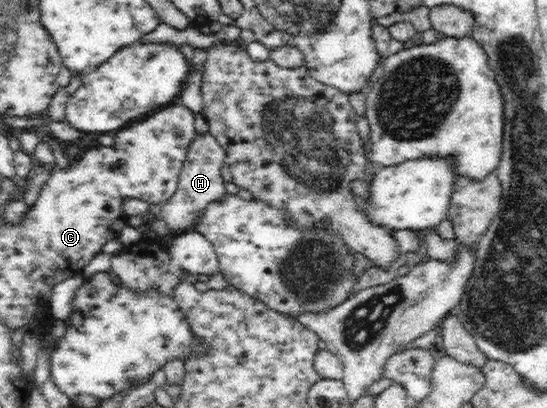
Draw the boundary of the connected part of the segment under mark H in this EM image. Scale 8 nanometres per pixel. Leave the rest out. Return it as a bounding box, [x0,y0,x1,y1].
[159,133,227,233]

